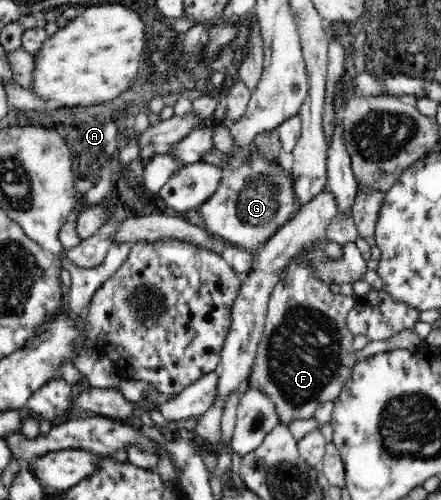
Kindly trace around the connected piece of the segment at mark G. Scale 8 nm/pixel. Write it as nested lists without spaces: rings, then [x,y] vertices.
[[[261,153],[252,156],[250,166],[239,164],[232,173],[222,170],[222,180],[216,191],[197,209],[198,215],[202,218],[203,227],[211,234],[224,238],[235,248],[252,253],[268,236],[271,236],[276,228],[286,223],[294,216],[294,198],[290,174],[286,176],[282,168],[278,168],[276,161],[265,161]]]

